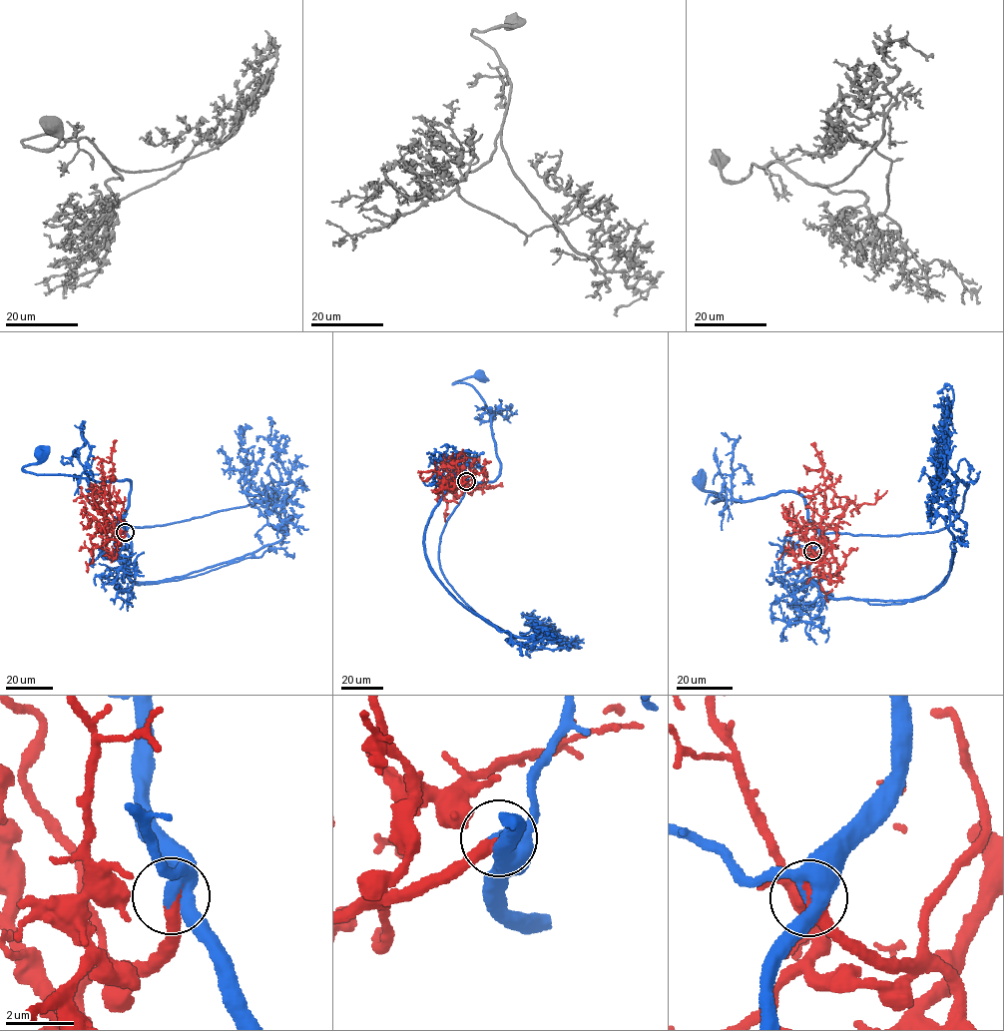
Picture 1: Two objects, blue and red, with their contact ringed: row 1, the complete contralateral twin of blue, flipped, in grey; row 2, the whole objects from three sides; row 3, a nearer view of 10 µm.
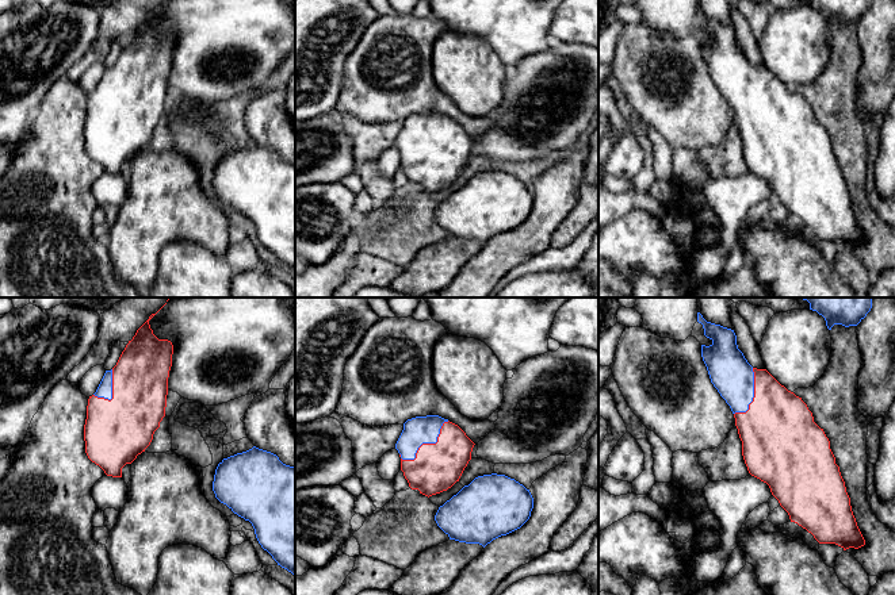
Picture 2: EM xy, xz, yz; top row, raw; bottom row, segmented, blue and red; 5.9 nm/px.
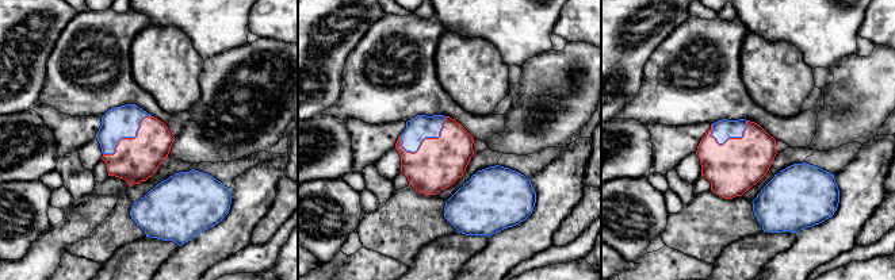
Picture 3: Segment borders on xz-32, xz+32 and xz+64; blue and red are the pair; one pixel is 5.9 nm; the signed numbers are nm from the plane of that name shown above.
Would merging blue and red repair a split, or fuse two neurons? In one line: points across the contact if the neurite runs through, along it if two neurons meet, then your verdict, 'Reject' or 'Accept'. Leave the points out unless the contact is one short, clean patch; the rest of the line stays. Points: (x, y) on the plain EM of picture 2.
Accept

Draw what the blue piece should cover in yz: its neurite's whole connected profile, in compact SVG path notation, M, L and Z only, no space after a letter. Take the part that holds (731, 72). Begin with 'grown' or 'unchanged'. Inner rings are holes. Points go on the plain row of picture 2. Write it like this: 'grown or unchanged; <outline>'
grown; M700 9L697 19L712 38L710 43L701 42L701 54L711 80L734 111L749 170L766 180L791 219L811 230L819 241L835 241L844 247L864 243L865 237L853 212L830 138L814 119L807 101L766 66L753 65L747 60L738 46L734 27L707 19Z

